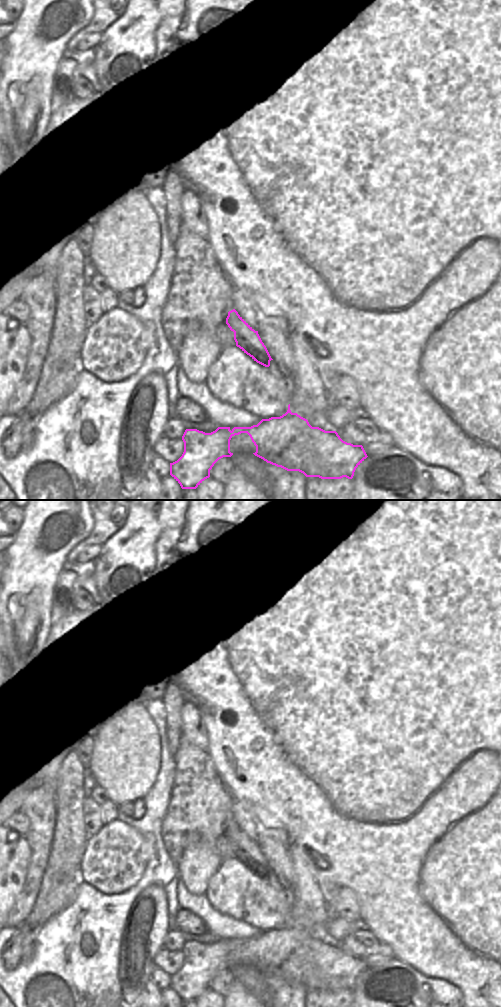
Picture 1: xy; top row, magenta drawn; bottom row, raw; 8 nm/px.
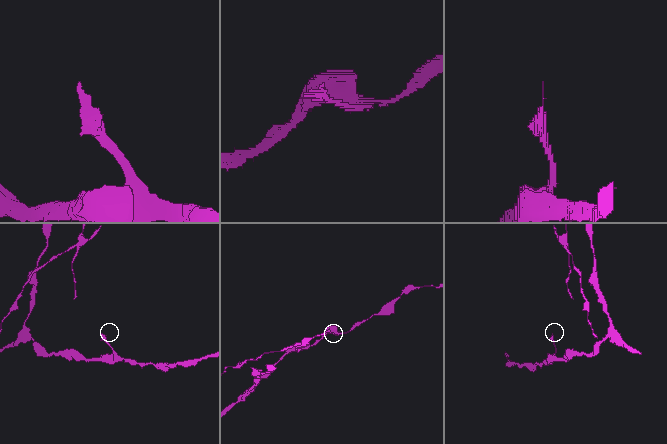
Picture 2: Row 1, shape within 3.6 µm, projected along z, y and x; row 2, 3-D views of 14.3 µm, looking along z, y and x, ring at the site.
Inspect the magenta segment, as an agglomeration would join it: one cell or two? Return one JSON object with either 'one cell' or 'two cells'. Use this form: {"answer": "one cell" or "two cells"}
{"answer": "two cells"}

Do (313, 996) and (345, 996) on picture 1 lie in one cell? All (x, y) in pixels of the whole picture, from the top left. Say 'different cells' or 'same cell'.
same cell

